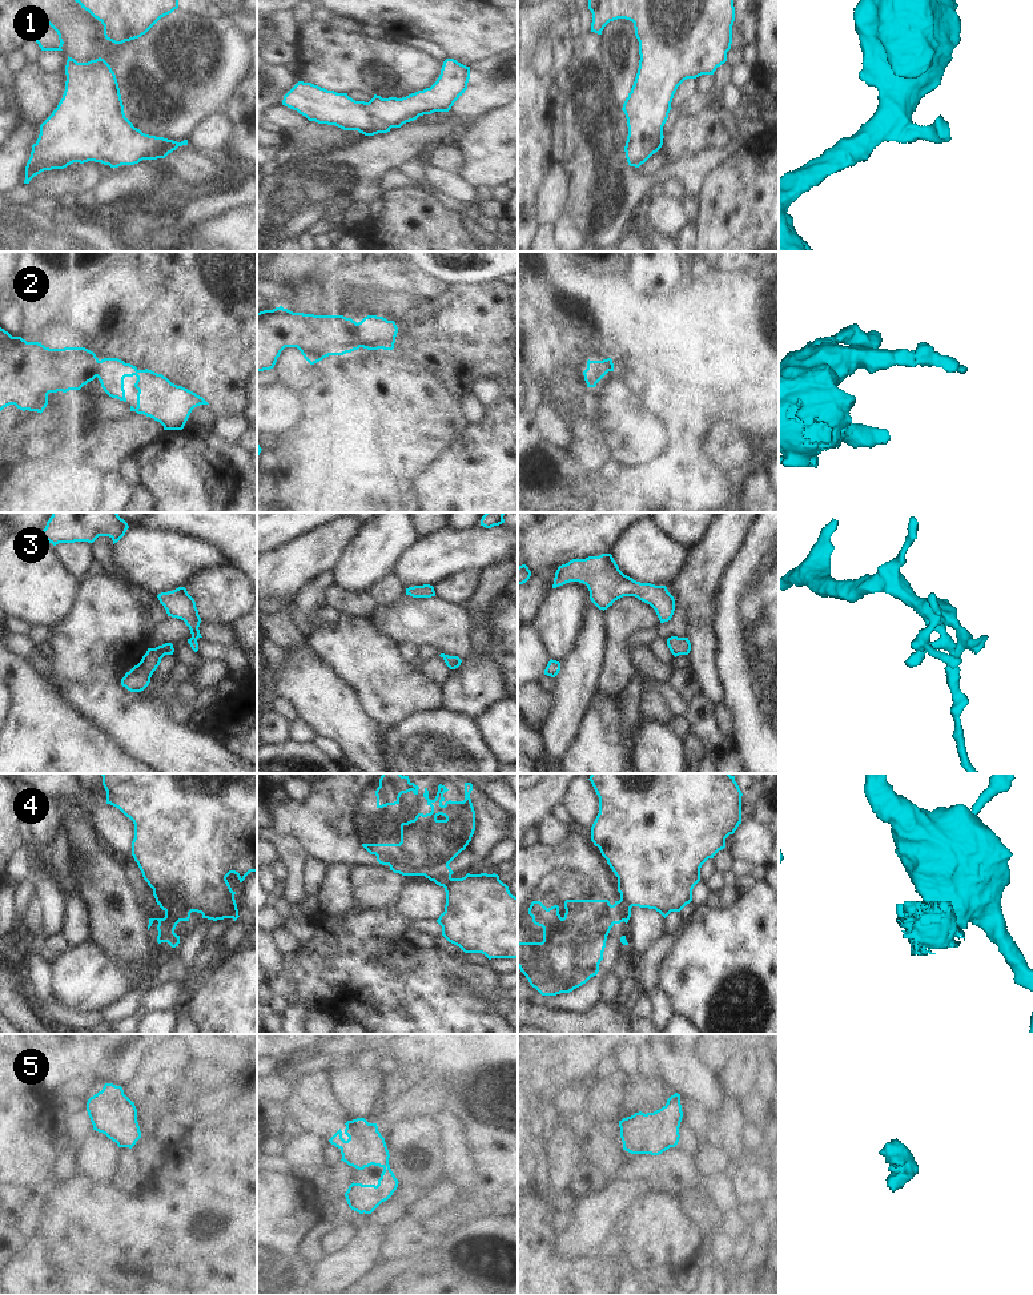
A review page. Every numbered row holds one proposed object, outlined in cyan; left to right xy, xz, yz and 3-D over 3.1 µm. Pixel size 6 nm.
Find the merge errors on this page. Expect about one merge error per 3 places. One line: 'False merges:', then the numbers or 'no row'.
False merges: 4

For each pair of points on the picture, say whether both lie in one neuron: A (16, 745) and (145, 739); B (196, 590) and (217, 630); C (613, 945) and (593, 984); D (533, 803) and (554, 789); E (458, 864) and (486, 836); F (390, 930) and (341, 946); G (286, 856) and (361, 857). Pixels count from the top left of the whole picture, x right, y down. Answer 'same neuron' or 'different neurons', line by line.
A: different neurons
B: different neurons
C: same neuron
D: same neuron
E: same neuron
F: same neuron
G: different neurons

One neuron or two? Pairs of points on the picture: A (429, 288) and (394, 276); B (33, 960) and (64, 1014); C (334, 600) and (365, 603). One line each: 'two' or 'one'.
A: one
B: one
C: one

